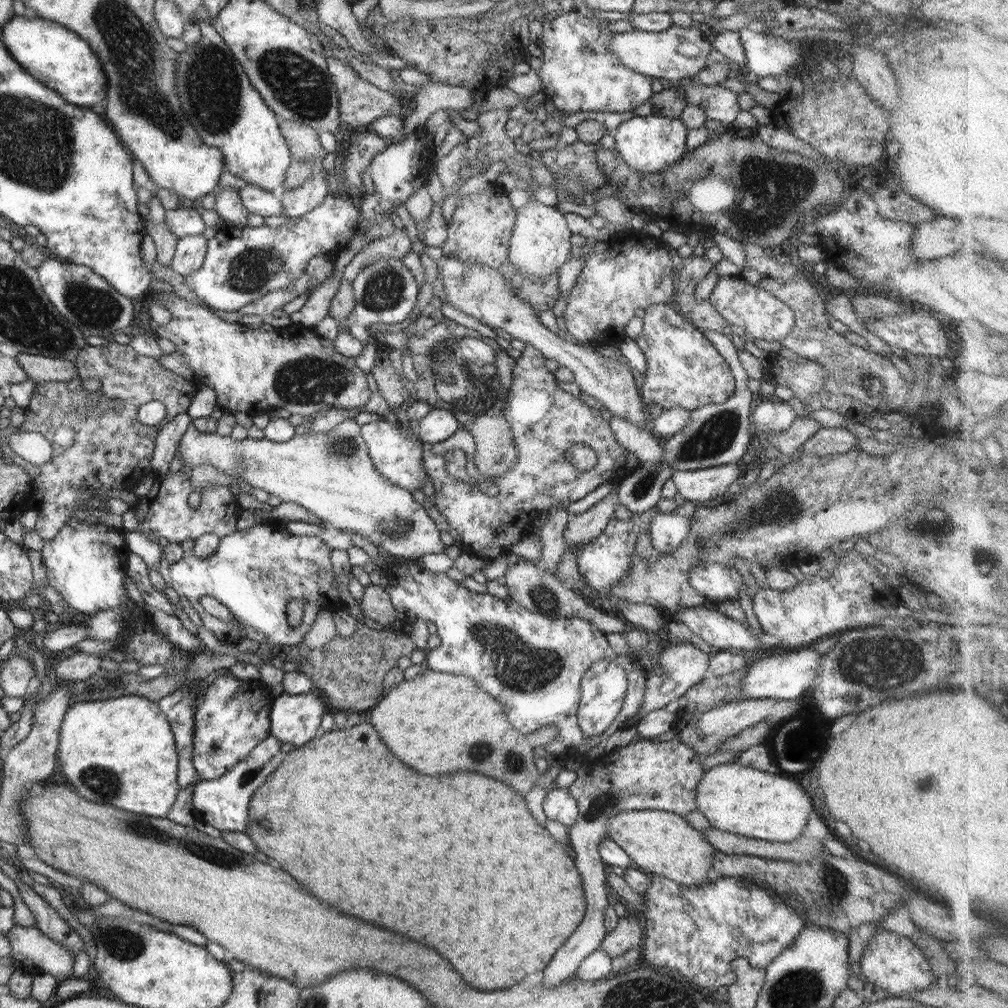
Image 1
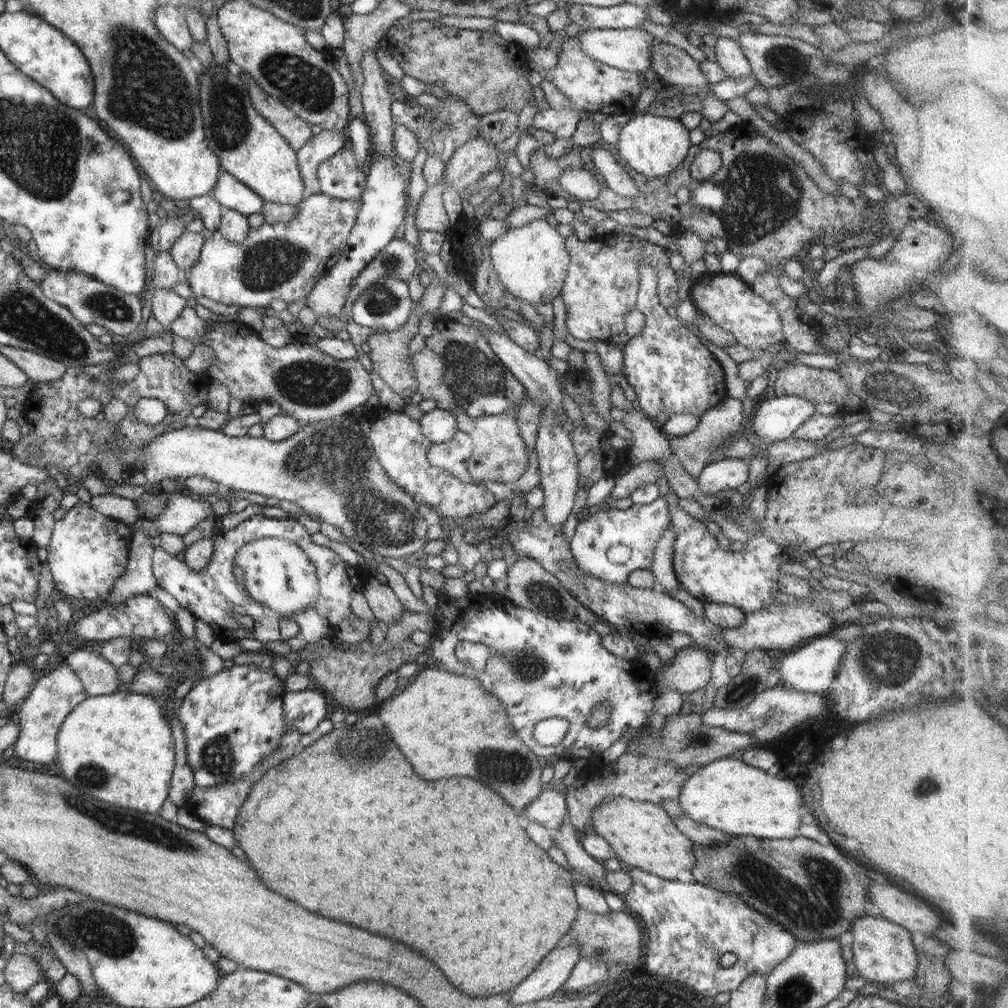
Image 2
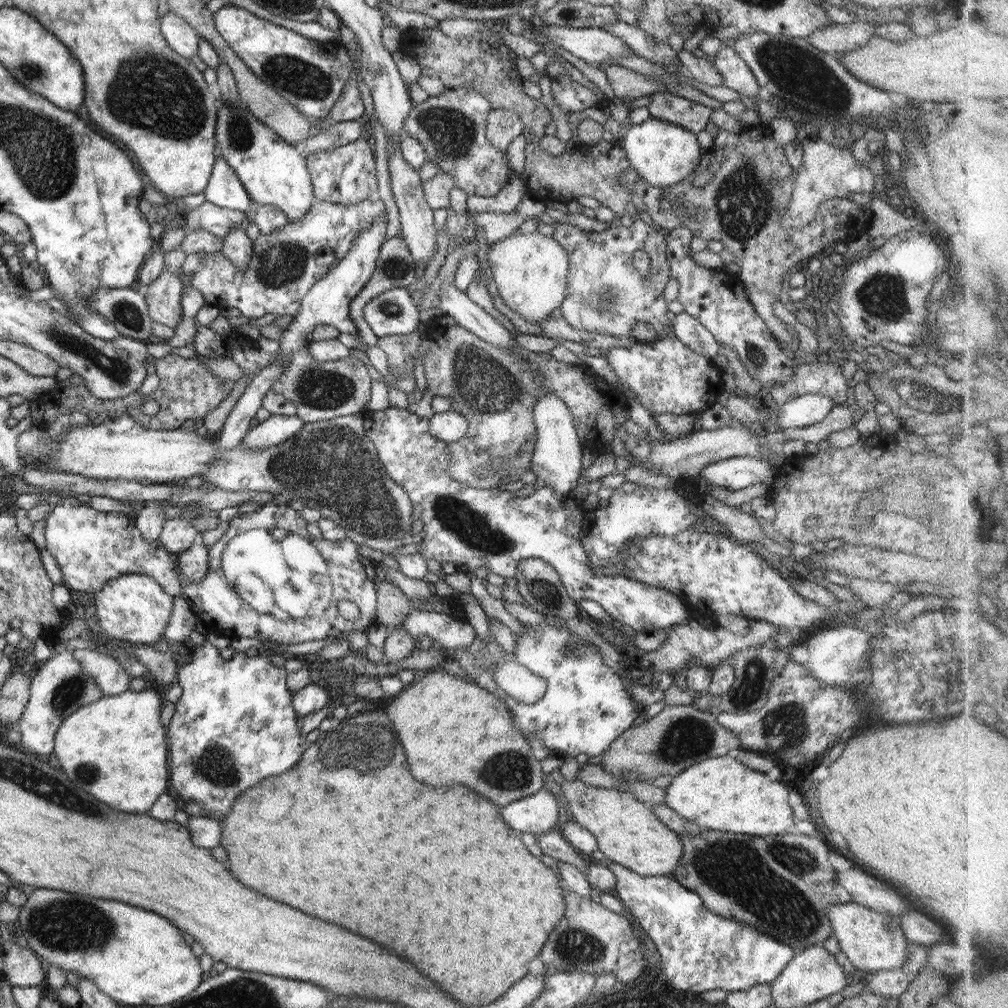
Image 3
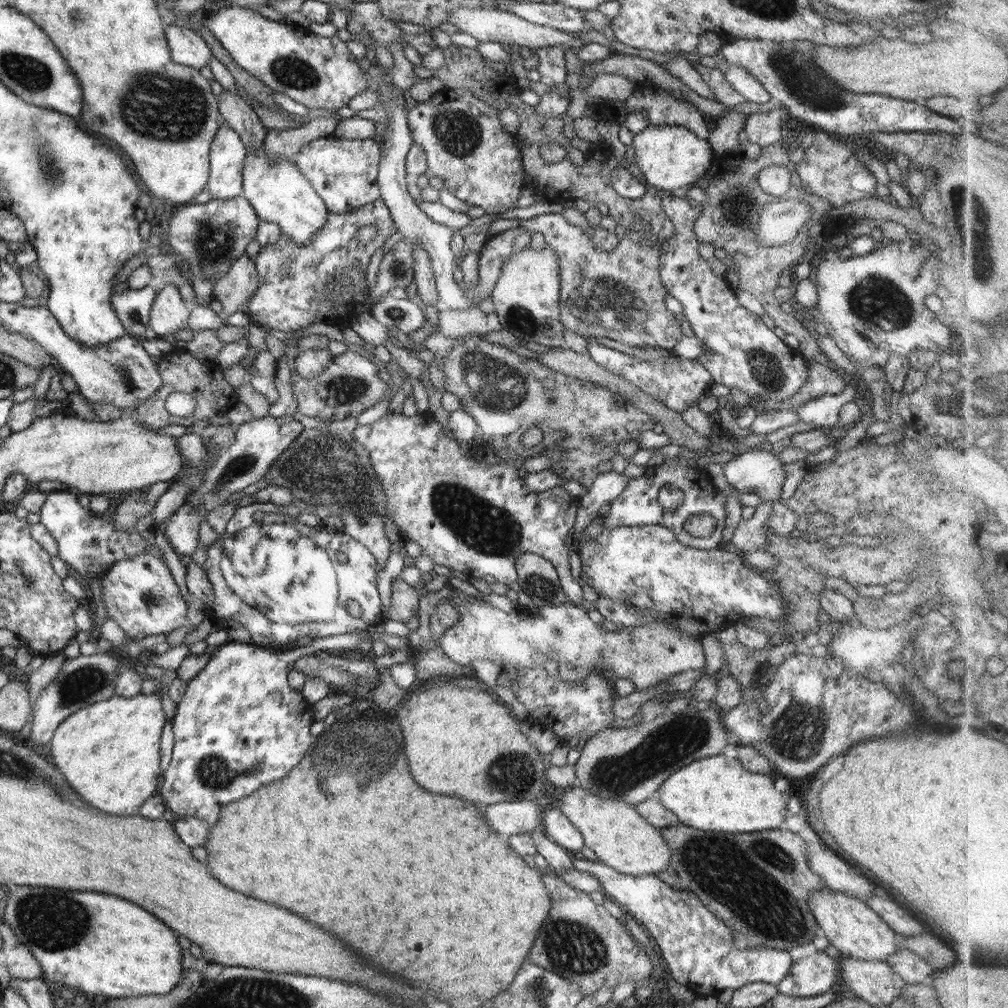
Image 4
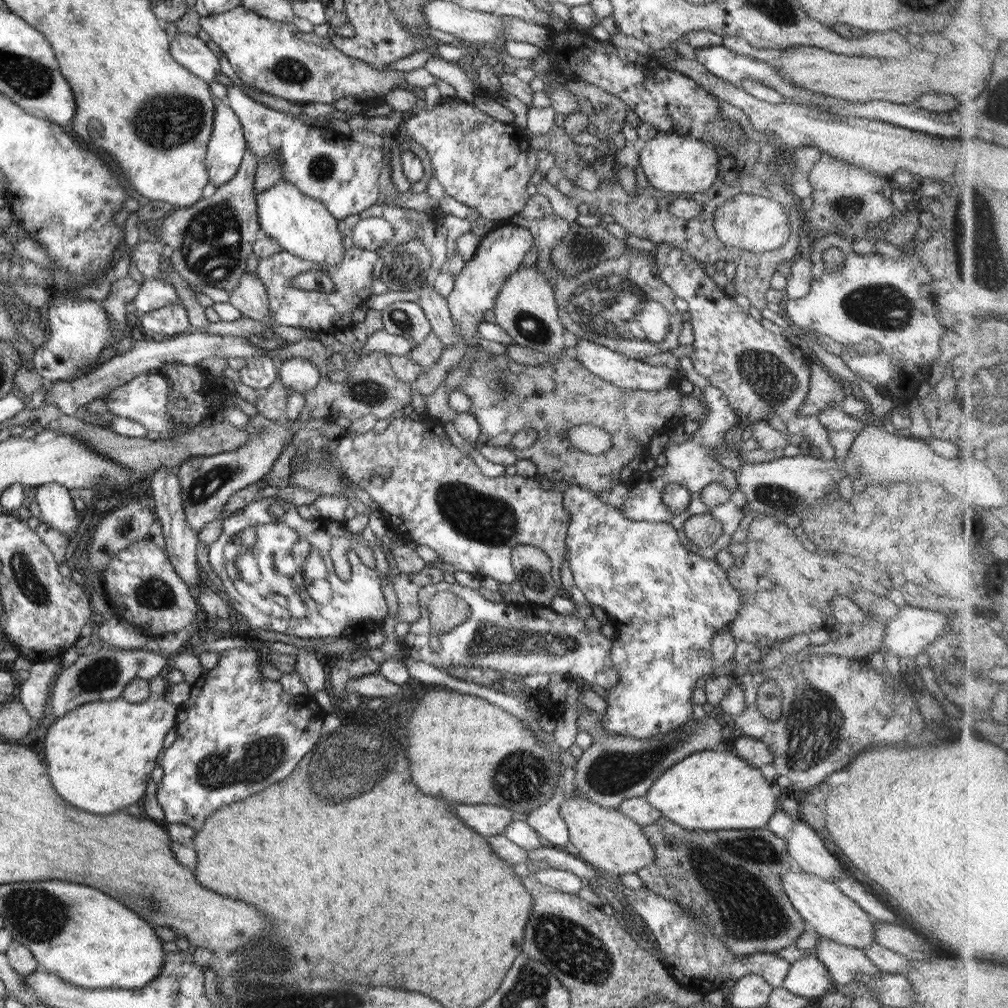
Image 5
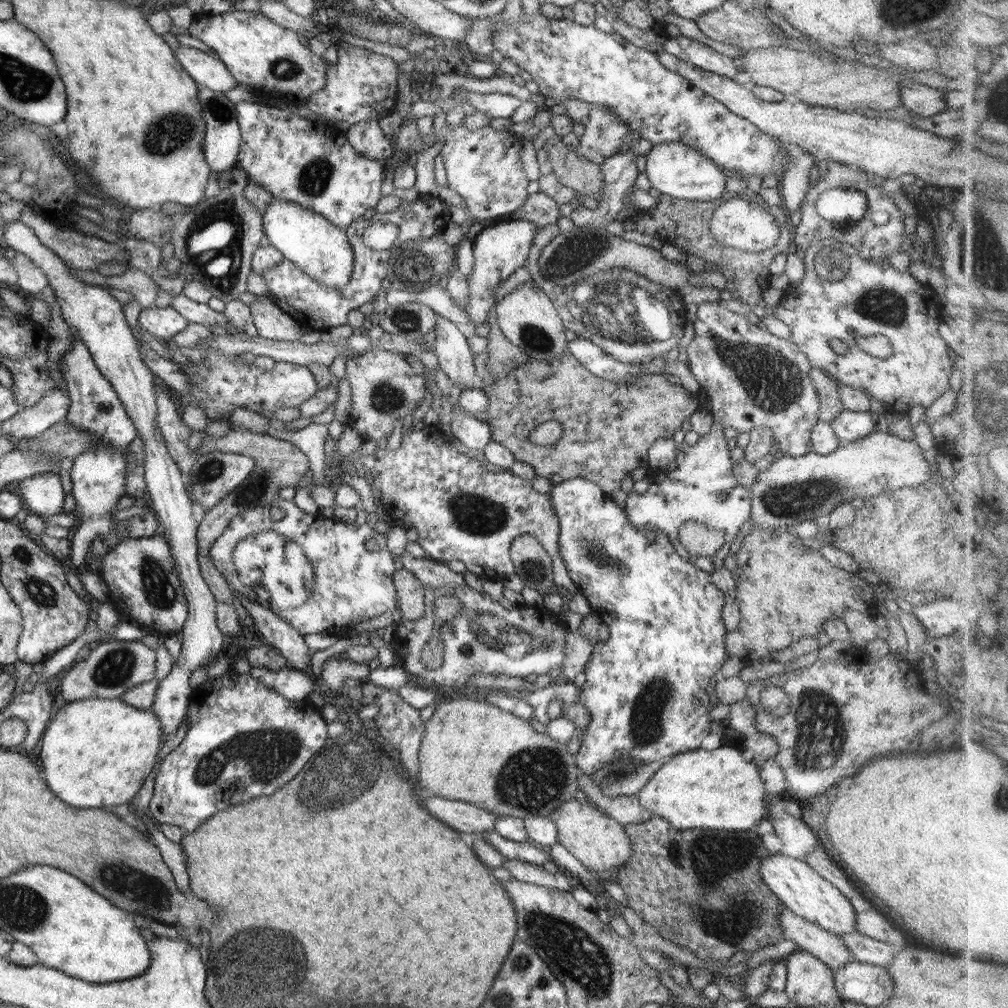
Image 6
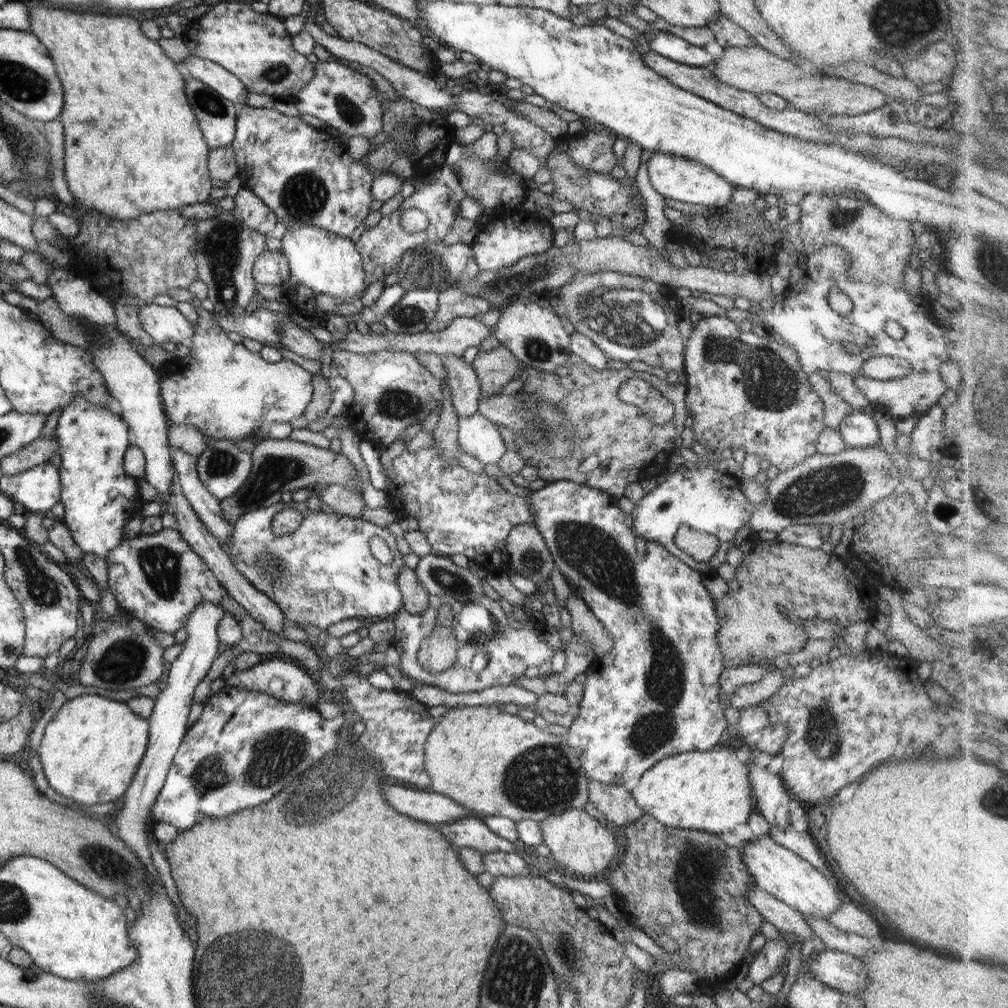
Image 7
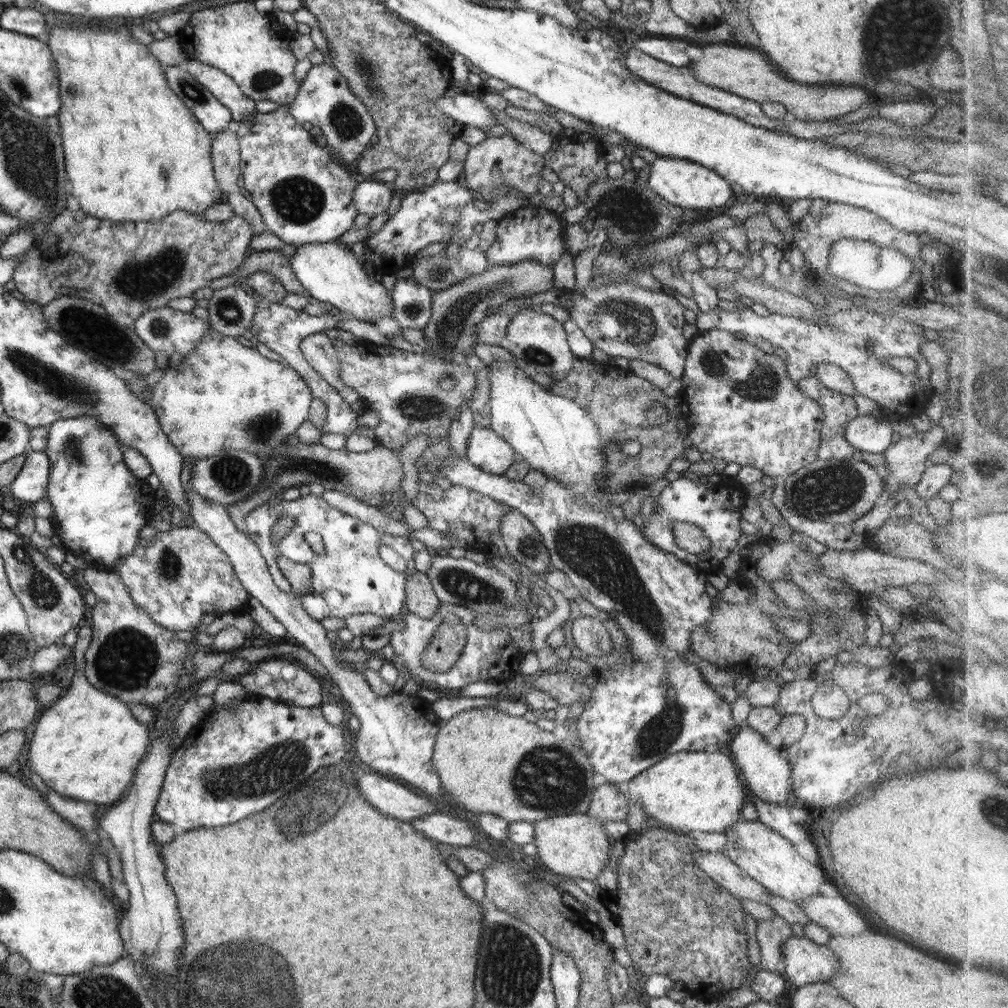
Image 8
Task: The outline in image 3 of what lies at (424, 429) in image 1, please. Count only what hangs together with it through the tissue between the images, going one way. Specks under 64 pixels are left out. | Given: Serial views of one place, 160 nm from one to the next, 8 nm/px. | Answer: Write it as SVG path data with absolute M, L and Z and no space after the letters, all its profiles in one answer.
M456 410L436 414L429 419L429 432L432 436L444 442L458 442L467 436L469 422L467 418Z

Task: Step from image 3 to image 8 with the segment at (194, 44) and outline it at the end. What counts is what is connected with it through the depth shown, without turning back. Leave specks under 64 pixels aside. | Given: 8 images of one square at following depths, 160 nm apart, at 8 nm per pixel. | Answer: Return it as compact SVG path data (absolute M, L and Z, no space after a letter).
M191 59L183 67L231 112L233 127L240 124L245 116L256 112L256 101L248 98L232 78L221 70Z

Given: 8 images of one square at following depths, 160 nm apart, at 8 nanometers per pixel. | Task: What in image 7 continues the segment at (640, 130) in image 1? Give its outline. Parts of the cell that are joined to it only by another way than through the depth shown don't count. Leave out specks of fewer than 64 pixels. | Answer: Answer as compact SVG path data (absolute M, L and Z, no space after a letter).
M656 152L646 163L654 190L663 197L682 203L702 205L708 209L724 207L730 202L736 187L703 164L677 154Z

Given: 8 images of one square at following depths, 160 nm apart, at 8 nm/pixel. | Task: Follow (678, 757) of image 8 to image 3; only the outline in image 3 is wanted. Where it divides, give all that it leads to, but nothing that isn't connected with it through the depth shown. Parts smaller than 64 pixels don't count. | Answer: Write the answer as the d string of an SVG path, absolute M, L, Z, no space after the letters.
M728 754L690 765L664 783L666 805L702 829L770 837L794 832L794 812L788 805L788 788L770 782Z

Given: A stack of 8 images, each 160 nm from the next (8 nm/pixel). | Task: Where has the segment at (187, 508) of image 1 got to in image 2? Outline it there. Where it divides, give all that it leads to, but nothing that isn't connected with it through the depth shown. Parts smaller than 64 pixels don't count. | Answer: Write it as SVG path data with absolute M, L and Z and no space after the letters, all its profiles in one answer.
M168 493L166 509L158 515L160 533L184 536L205 518L214 515L212 504L183 493Z

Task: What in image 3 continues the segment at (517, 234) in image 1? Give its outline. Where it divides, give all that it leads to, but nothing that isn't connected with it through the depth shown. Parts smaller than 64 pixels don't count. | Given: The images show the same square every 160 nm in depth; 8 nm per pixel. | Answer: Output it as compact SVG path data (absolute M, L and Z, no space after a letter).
M538 231L512 234L508 238L498 238L496 243L490 242L487 255L499 297L522 318L539 324L566 298L570 260L556 240L542 236Z

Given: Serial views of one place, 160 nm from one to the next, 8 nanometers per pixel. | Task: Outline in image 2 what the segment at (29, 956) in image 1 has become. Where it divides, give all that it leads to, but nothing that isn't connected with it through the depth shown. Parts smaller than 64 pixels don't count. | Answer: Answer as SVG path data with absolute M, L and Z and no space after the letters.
M29 941L28 943L17 942L14 948L16 954L26 954L37 961L40 965L43 976L50 982L58 982L64 978L67 973L67 967L58 959L55 952L48 951L38 941Z

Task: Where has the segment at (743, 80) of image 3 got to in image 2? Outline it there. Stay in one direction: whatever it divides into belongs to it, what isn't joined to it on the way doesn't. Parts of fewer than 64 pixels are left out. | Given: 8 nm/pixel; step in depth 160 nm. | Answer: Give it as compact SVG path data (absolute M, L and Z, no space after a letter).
M718 37L714 45L716 62L726 72L727 78L746 78L752 76L749 60L732 38Z

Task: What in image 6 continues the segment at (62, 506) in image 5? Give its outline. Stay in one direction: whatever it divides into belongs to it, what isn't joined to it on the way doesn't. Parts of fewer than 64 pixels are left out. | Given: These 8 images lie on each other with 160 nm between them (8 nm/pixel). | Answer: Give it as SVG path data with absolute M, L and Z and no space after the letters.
M36 474L18 482L18 494L24 505L34 514L43 518L60 514L64 504L64 488L56 474Z

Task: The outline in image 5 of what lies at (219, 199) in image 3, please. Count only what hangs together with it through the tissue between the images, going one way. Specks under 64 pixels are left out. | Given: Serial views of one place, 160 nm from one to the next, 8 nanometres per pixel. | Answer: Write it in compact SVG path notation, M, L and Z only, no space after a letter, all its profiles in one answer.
M216 101L205 160L209 182L216 188L228 183L239 169L246 149L238 115L231 106Z

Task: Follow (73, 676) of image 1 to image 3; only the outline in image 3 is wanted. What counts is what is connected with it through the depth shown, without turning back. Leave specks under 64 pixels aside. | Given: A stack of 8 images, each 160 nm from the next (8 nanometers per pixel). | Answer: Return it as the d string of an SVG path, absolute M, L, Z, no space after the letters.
M76 648L72 655L84 666L84 674L96 682L106 697L120 695L130 689L130 674L116 658L110 658L94 650Z

